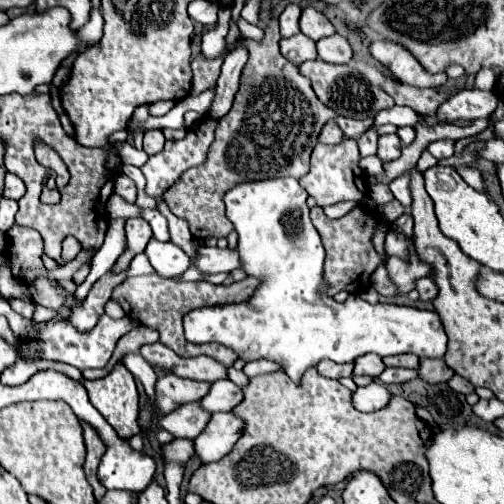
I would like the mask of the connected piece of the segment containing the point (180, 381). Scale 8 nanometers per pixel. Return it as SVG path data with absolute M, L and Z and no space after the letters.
M163 374L159 376L155 384L155 408L159 414L169 414L175 408L187 404L187 402L197 402L207 394L209 382L197 382L189 378L179 378L175 374Z

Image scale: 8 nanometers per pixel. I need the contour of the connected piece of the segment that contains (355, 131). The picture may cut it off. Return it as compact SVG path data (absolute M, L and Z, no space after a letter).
M339 116L339 118L335 118L335 122L347 138L359 138L371 126L373 120L371 118L369 120L353 120L353 118L341 118Z

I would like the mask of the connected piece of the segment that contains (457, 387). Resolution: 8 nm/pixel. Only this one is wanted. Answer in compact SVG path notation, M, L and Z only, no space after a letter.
M453 376L449 382L447 382L455 392L461 392L461 394L471 394L475 388L471 386L471 382L467 382L465 378L461 378L461 376Z

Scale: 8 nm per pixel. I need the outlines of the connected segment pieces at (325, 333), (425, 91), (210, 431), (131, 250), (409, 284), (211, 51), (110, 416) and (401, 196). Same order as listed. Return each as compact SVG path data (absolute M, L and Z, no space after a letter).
M275 178L261 182L245 182L231 188L225 194L227 218L233 222L239 234L239 260L241 270L249 278L257 278L259 284L253 296L241 304L225 304L225 306L205 306L195 308L183 316L185 338L193 344L209 344L217 342L233 352L245 362L267 358L277 362L285 374L293 382L301 382L305 370L317 366L321 360L335 362L353 362L361 354L375 352L379 356L393 356L413 352L419 358L443 358L447 352L447 334L443 324L433 310L419 310L411 306L399 306L389 302L369 304L359 296L349 296L345 302L335 302L327 292L323 292L323 262L325 250L319 238L319 232L309 220L309 208L305 204L307 192L299 186L295 178Z
M387 78L387 82L383 84L383 90L395 100L395 104L409 106L417 114L429 114L429 116L435 116L435 110L439 108L439 104L449 98L447 92L439 92L435 88L403 86L401 82L395 82L391 78Z
M217 412L211 414L205 430L193 440L195 456L201 464L217 462L227 452L231 452L233 444L243 434L243 420L237 418L233 412Z
M127 218L125 220L125 234L127 249L117 259L112 268L115 274L121 272L121 270L127 270L133 256L143 252L143 246L147 246L147 242L151 238L151 226L143 218Z
M411 248L411 256L409 256L409 264L405 264L399 258L387 258L385 260L385 268L387 274L391 278L391 282L395 284L399 294L407 294L409 290L415 288L415 278L421 276L429 276L431 270L429 266L423 266L417 258L415 258L415 250Z
M231 8L227 10L219 10L219 20L215 24L213 30L203 34L203 44L201 44L201 56L211 60L211 58L219 58L219 54L223 54L225 50L225 34L229 30L229 14Z
M119 362L115 370L101 380L83 382L91 404L105 416L105 420L121 434L131 438L141 428L137 424L139 416L139 392L131 372Z
M399 176L399 178L395 178L389 184L393 196L405 206L405 210L411 206L411 190L409 190L409 184L411 184L411 176Z

